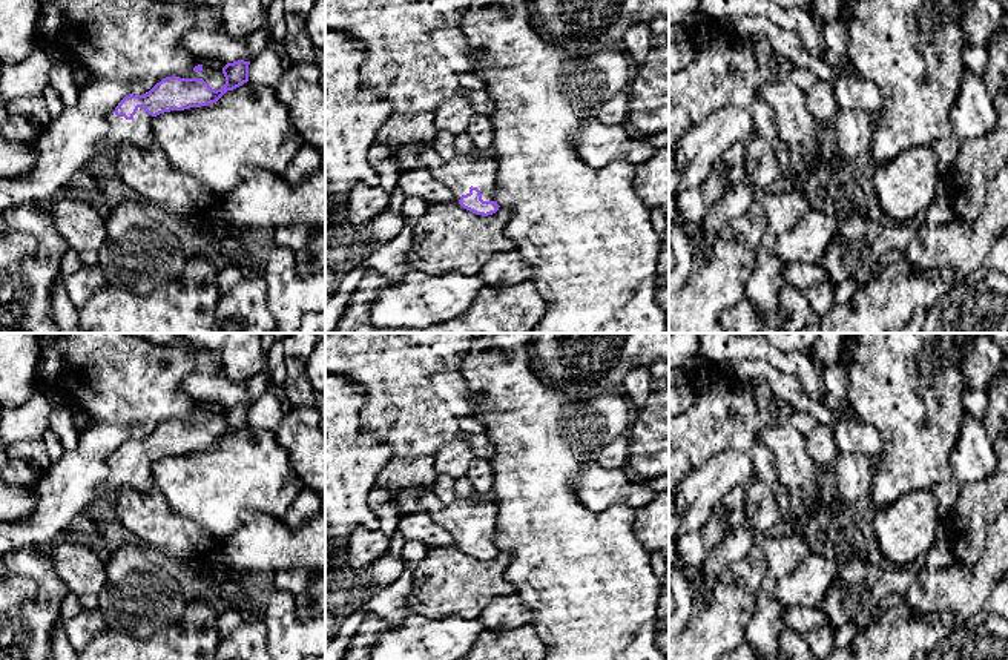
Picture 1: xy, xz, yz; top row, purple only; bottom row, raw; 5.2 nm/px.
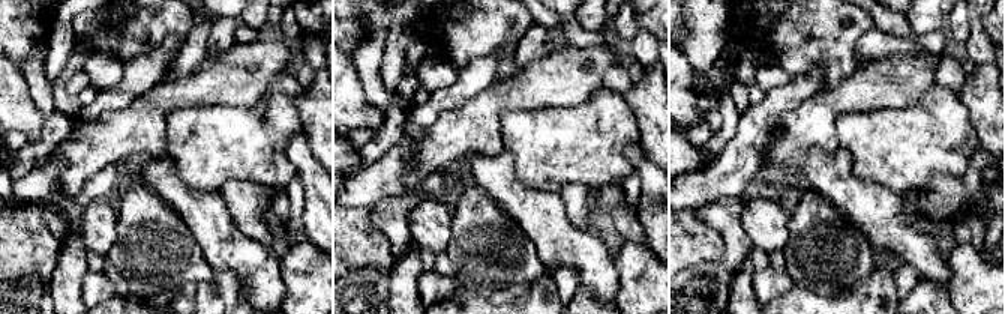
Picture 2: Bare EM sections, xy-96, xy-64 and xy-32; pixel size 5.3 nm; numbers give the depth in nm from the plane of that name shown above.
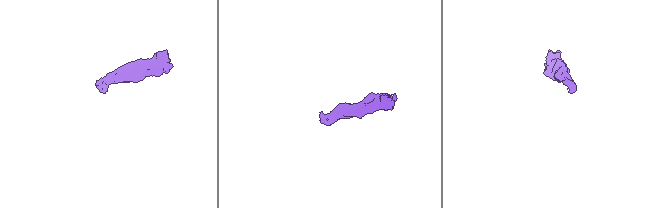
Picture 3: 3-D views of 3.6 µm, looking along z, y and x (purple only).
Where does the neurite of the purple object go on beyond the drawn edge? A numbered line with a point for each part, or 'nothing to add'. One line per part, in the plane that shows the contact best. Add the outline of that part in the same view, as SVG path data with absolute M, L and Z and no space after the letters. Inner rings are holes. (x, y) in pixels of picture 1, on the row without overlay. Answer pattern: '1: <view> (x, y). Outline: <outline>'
1: xy (138, 476). Outline: M115 451L106 459L107 479L95 488L94 502L103 503L110 499L121 488L132 488L137 491L147 491L153 487L152 464L143 451L138 451L132 464L115 459Z

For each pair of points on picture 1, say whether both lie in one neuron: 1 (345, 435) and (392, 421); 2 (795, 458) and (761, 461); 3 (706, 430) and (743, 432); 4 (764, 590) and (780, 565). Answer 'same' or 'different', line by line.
1: different
2: different
3: same
4: same

